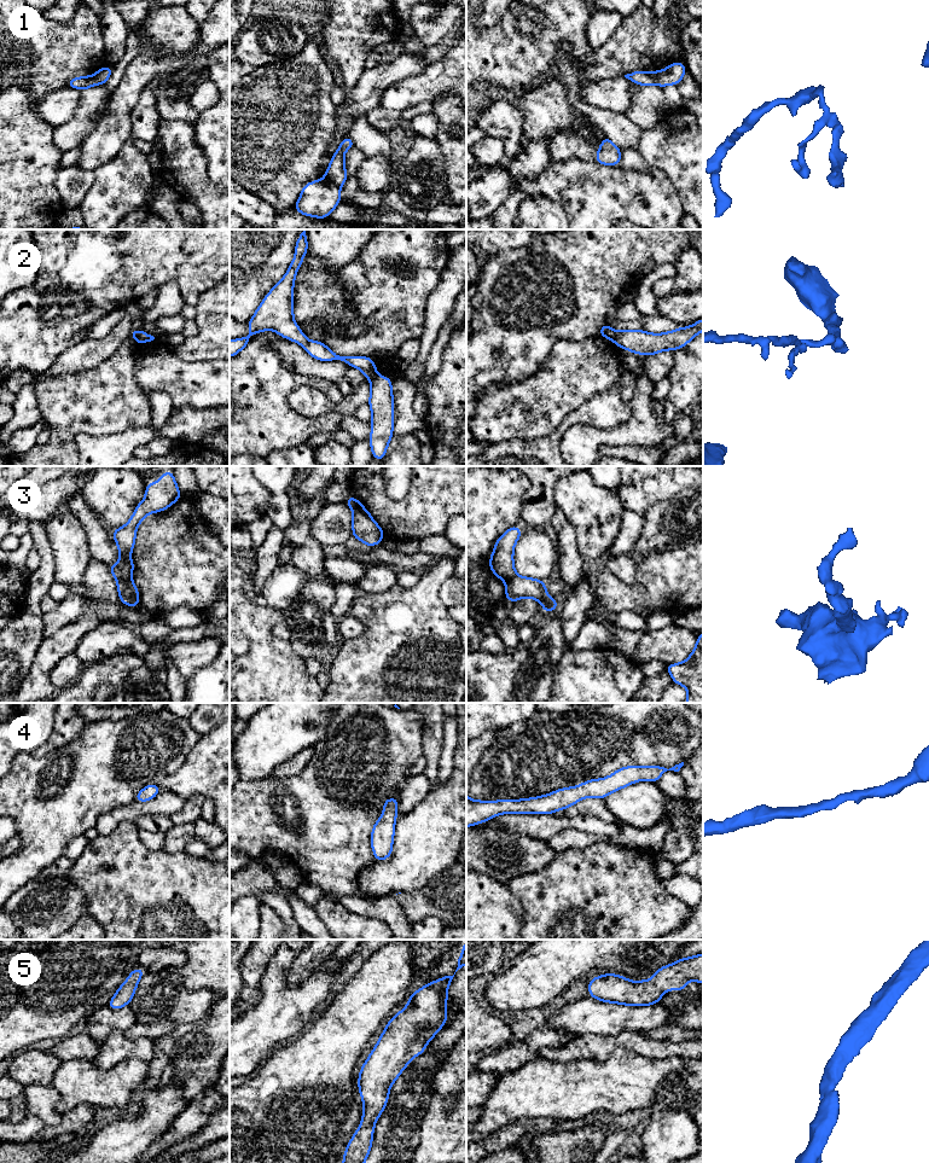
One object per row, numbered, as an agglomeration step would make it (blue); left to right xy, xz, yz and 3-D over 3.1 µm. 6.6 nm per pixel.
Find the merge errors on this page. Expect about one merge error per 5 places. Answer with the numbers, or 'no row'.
1, 2, 3

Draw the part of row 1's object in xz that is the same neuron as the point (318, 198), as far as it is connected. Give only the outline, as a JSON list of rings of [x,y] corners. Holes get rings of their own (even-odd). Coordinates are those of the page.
[[[327,178],[308,182],[303,186],[294,209],[307,216],[329,217],[330,213],[341,203],[339,193],[339,186]]]

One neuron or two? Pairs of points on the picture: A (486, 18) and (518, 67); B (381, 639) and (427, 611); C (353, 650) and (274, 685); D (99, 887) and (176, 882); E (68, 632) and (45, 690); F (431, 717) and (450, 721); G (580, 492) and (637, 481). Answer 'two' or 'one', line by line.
A: two
B: one
C: two
D: one
E: one
F: two
G: two

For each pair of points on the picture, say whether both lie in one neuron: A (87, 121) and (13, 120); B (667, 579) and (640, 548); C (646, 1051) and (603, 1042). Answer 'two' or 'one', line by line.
A: two
B: two
C: one

